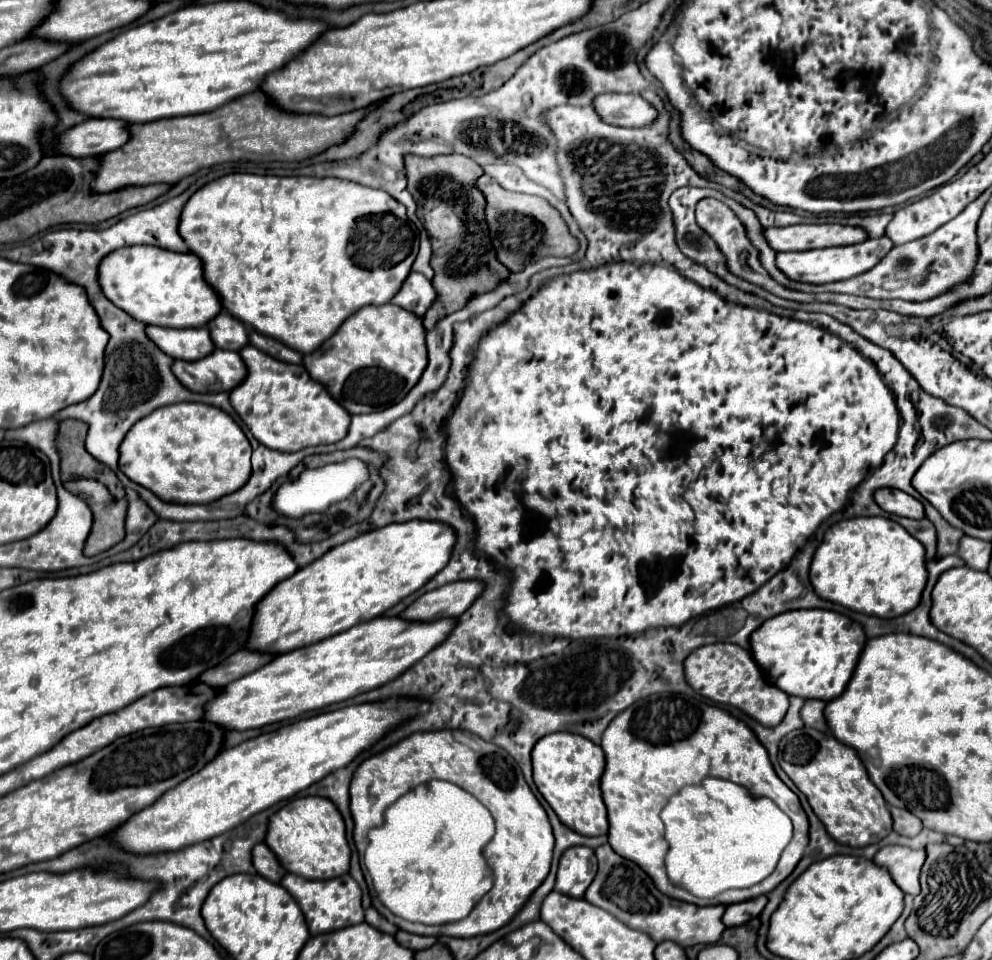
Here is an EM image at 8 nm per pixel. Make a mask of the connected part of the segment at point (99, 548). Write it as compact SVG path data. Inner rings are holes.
M70 480L64 484L64 488L82 498L94 514L94 526L84 548L86 556L106 552L108 548L124 540L124 518L128 508L126 500L114 500L108 488L96 480Z

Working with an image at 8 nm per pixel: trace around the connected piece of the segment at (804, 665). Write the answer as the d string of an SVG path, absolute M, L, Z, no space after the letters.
M792 610L768 618L750 636L750 652L770 684L786 694L830 702L838 698L866 644L864 630L832 610Z

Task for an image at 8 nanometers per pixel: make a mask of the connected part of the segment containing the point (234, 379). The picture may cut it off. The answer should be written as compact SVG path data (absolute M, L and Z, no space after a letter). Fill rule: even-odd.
M214 350L196 362L174 360L172 372L192 392L228 392L248 374L240 354L230 350Z

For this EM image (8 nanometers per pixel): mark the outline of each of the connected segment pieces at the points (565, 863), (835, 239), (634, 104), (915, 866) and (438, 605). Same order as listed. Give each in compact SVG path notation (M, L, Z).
M572 846L560 858L554 890L560 894L570 894L572 898L584 898L584 892L592 884L594 876L596 876L594 850L586 846Z
M798 224L786 228L766 228L764 236L776 252L790 252L864 242L868 232L862 226L846 224Z
M602 94L594 100L594 108L604 122L614 126L640 128L658 118L658 110L640 94Z
M884 846L874 856L874 862L890 872L896 886L904 894L912 896L920 892L918 876L924 860L926 860L926 850L912 850L908 846Z
M458 580L444 584L432 592L422 594L414 604L410 604L400 616L408 620L434 620L444 616L460 616L472 602L476 602L476 594L484 590L484 582Z

